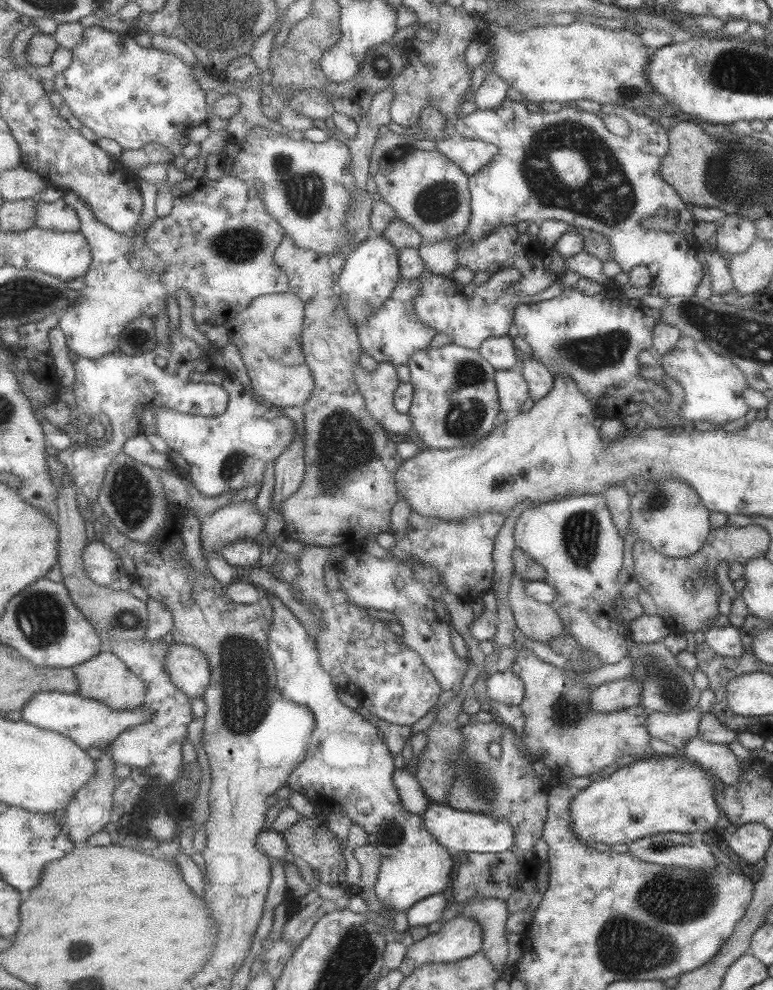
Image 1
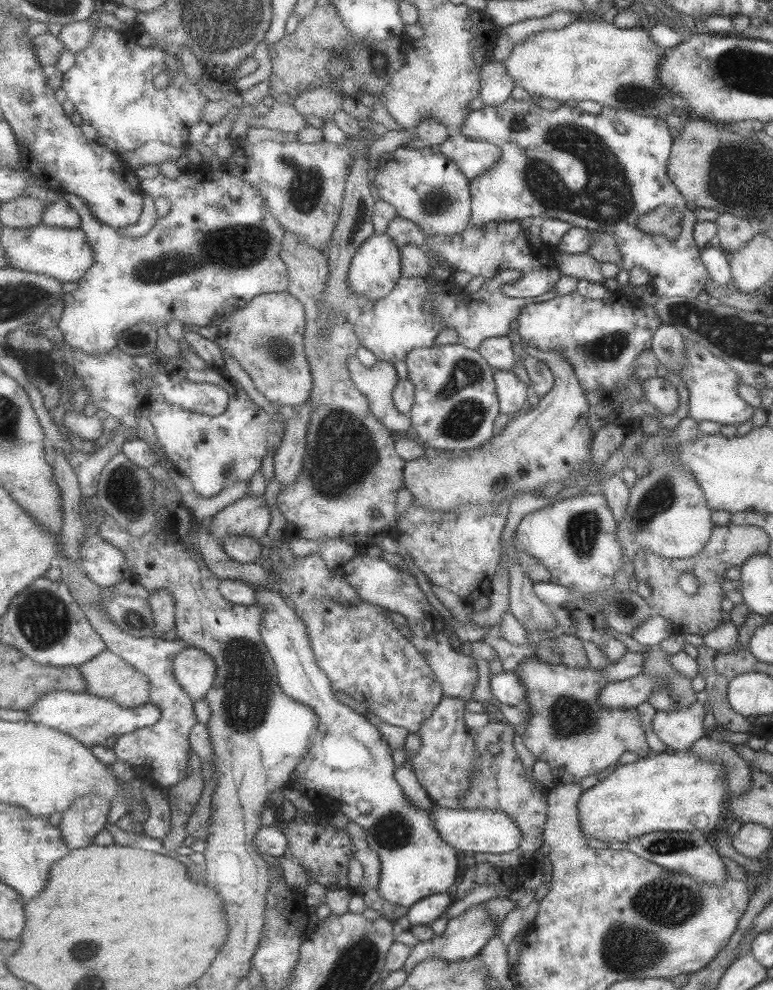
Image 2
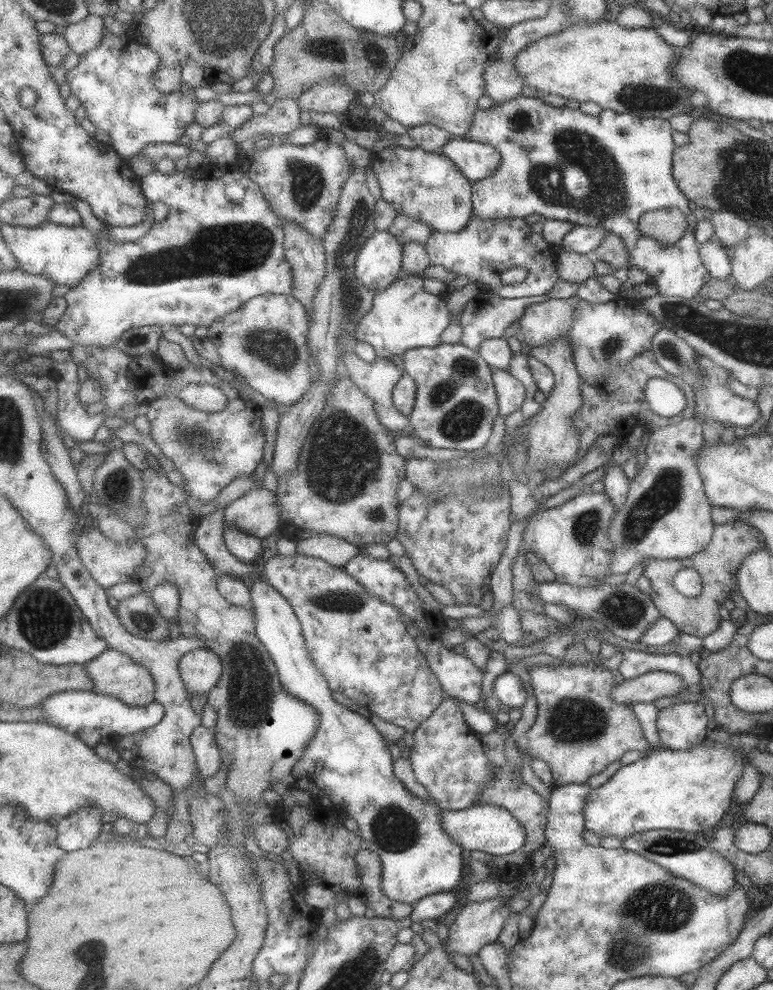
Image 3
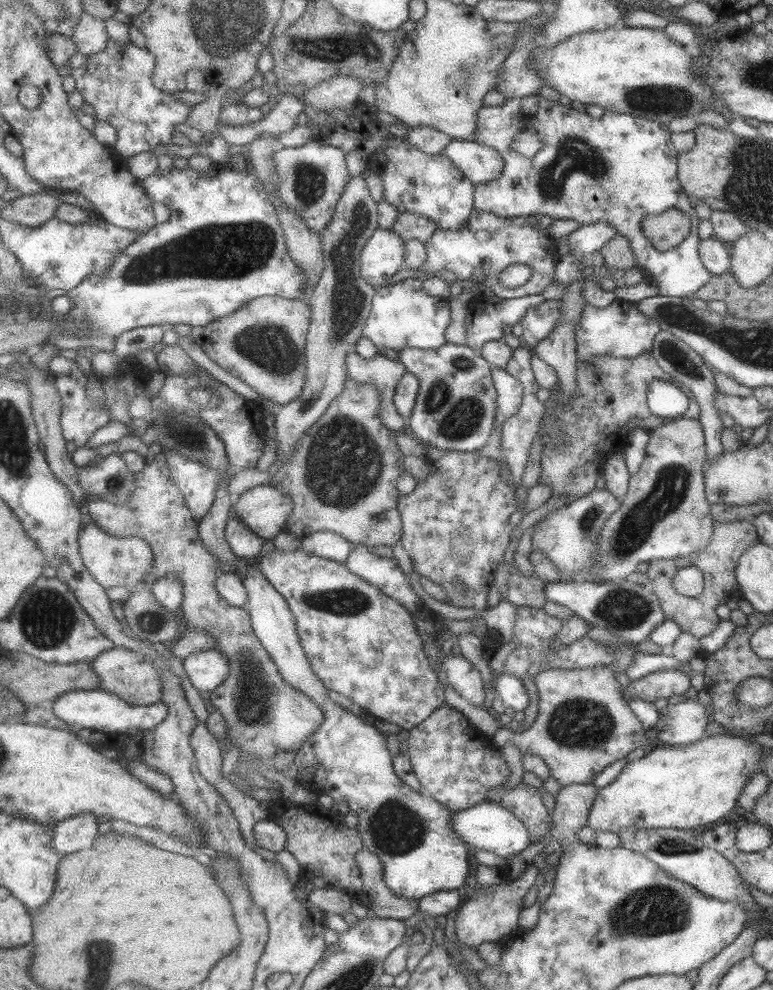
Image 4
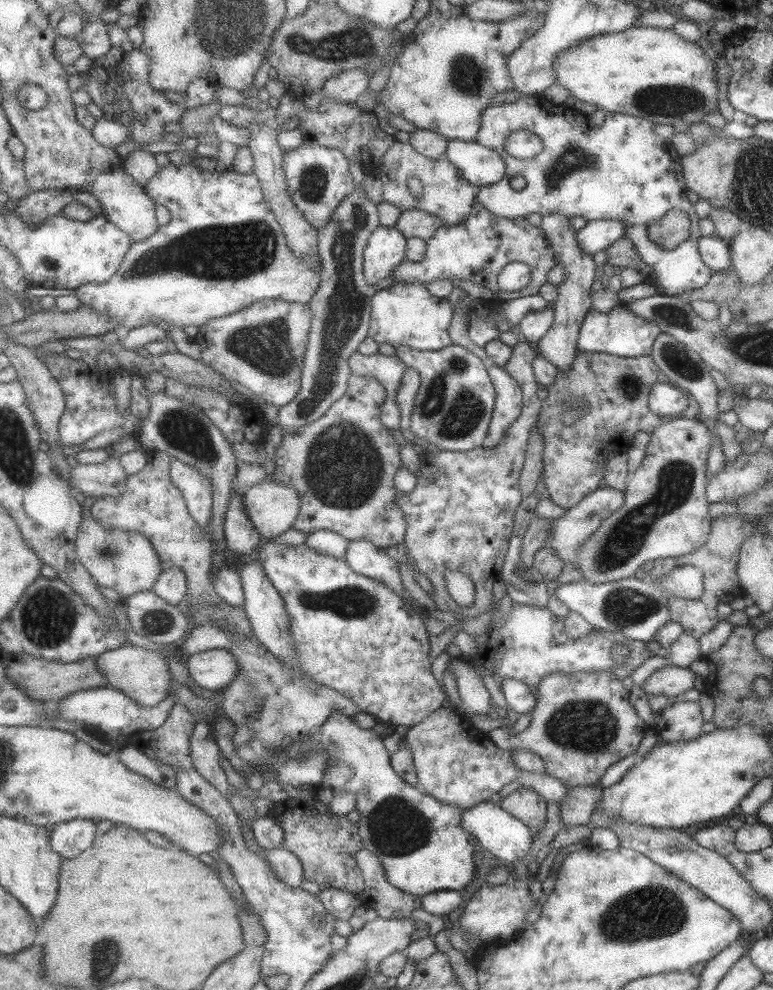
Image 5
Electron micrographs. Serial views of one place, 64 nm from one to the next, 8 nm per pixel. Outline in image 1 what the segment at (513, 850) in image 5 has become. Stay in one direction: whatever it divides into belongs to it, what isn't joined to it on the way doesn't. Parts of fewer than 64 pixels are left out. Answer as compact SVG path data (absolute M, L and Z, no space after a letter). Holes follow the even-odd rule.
M431 802L422 817L424 825L437 842L453 853L498 853L510 849L516 841L511 824L506 818L500 818L500 816L465 812L448 804Z

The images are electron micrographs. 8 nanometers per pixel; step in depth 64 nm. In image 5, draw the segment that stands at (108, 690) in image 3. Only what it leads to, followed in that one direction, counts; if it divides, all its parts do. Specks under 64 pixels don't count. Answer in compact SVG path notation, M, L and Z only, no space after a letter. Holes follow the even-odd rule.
M130 643L99 657L99 668L108 676L109 686L124 692L129 698L146 707L160 705L169 696L174 682L165 655Z

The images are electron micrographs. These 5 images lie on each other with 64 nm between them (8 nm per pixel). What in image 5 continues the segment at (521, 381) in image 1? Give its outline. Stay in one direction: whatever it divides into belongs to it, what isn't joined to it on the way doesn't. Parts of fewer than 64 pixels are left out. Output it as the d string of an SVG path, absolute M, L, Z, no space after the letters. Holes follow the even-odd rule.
M491 363L488 369L496 387L497 400L486 446L497 448L504 441L508 428L522 415L524 391L517 377L505 367Z

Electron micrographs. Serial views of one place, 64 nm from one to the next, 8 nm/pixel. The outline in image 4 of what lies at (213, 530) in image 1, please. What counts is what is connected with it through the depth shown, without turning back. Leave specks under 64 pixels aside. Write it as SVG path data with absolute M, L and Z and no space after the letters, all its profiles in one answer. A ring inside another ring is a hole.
M271 485L256 486L244 492L232 506L232 514L242 520L255 534L263 539L273 539L285 531L289 515L293 510L291 494L283 494L277 487Z

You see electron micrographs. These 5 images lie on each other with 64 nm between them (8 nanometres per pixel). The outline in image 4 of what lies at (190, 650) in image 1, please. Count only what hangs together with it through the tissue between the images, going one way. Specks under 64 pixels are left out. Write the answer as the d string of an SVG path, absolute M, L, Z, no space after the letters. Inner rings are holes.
M216 649L191 654L183 660L184 670L194 687L201 692L212 693L219 688L229 674L229 659Z

